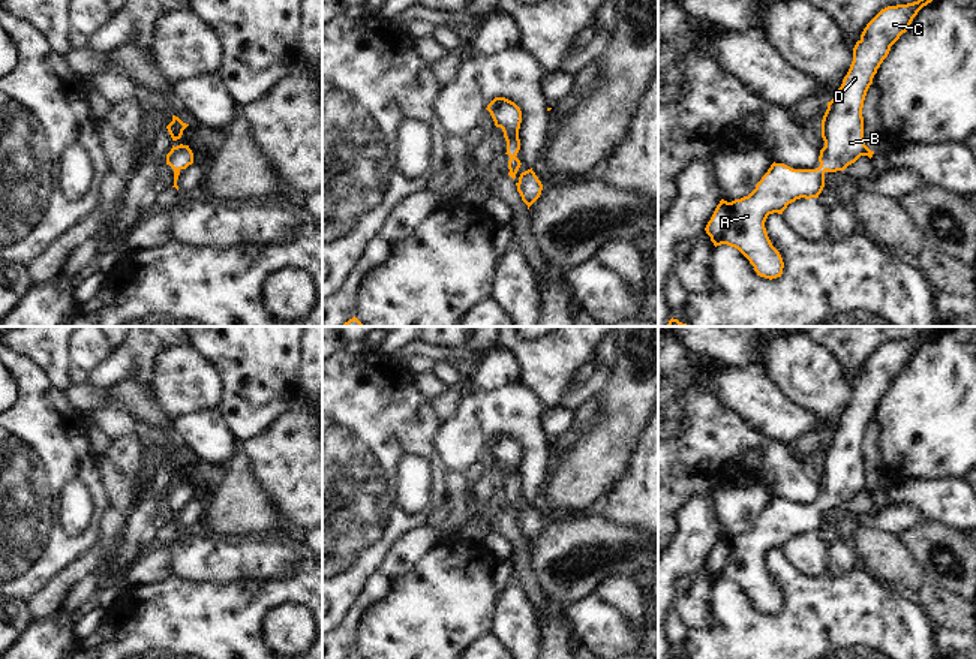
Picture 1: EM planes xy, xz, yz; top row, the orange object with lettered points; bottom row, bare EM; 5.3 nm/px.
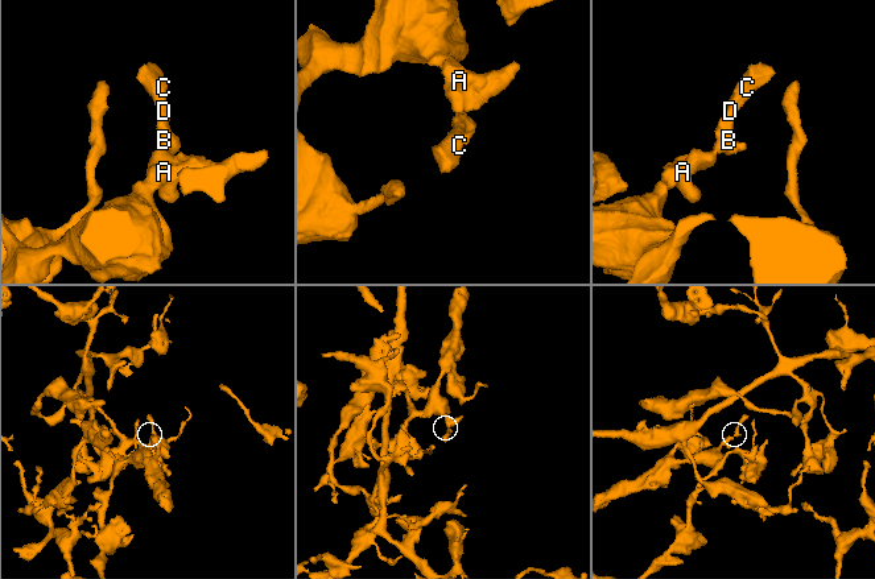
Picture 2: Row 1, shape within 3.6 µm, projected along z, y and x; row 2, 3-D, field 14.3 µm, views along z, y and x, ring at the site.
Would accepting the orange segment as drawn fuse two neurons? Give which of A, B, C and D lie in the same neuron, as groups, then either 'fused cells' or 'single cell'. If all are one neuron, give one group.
groups A B C D; single cell

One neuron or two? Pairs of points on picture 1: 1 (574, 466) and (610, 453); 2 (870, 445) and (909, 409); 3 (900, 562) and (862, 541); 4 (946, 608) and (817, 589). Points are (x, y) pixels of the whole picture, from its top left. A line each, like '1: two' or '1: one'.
1: one
2: two
3: one
4: two

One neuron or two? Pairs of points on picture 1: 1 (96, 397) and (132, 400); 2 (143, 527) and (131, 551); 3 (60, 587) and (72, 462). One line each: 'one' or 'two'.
1: one
2: one
3: two

